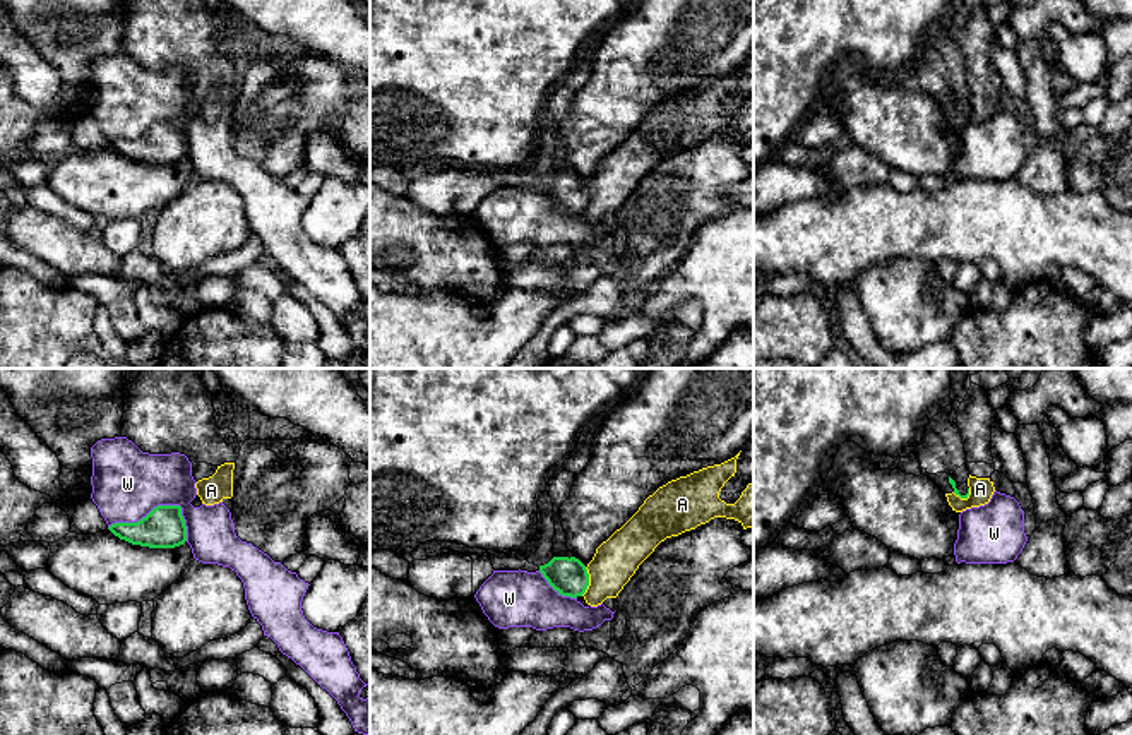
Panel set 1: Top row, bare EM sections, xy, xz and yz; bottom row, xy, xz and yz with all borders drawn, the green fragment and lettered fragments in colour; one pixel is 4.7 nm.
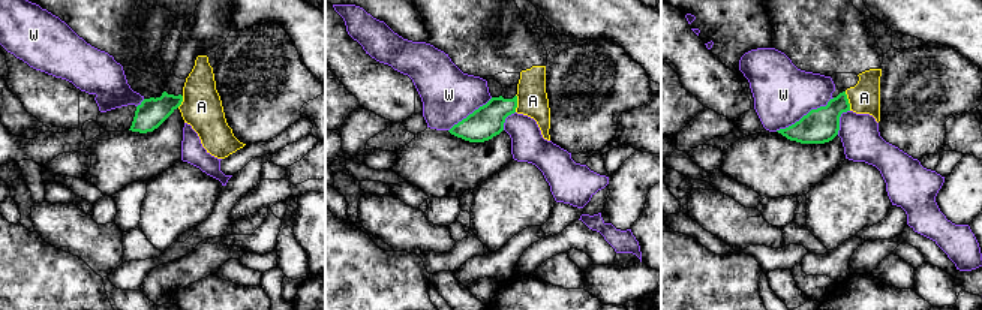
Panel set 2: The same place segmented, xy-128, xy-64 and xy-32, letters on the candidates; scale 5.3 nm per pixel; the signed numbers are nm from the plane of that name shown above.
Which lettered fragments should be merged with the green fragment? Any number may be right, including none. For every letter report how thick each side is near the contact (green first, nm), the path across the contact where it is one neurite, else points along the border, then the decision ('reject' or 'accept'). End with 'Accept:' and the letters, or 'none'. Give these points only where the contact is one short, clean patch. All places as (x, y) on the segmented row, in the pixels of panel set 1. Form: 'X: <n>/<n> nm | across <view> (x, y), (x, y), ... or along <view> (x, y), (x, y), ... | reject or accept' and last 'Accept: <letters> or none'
A: 180/200 nm | along xz (586, 567), (588, 588), (581, 595) | reject
W: 190/340 nm | reject
Accept: none

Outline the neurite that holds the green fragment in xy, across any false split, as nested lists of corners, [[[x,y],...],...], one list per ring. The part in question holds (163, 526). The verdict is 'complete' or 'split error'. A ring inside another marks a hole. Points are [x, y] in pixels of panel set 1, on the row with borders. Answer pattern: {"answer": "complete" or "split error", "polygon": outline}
{"answer": "complete", "polygon": [[[158,505],[137,523],[115,523],[108,529],[120,540],[149,548],[175,548],[187,541],[180,505]]]}

